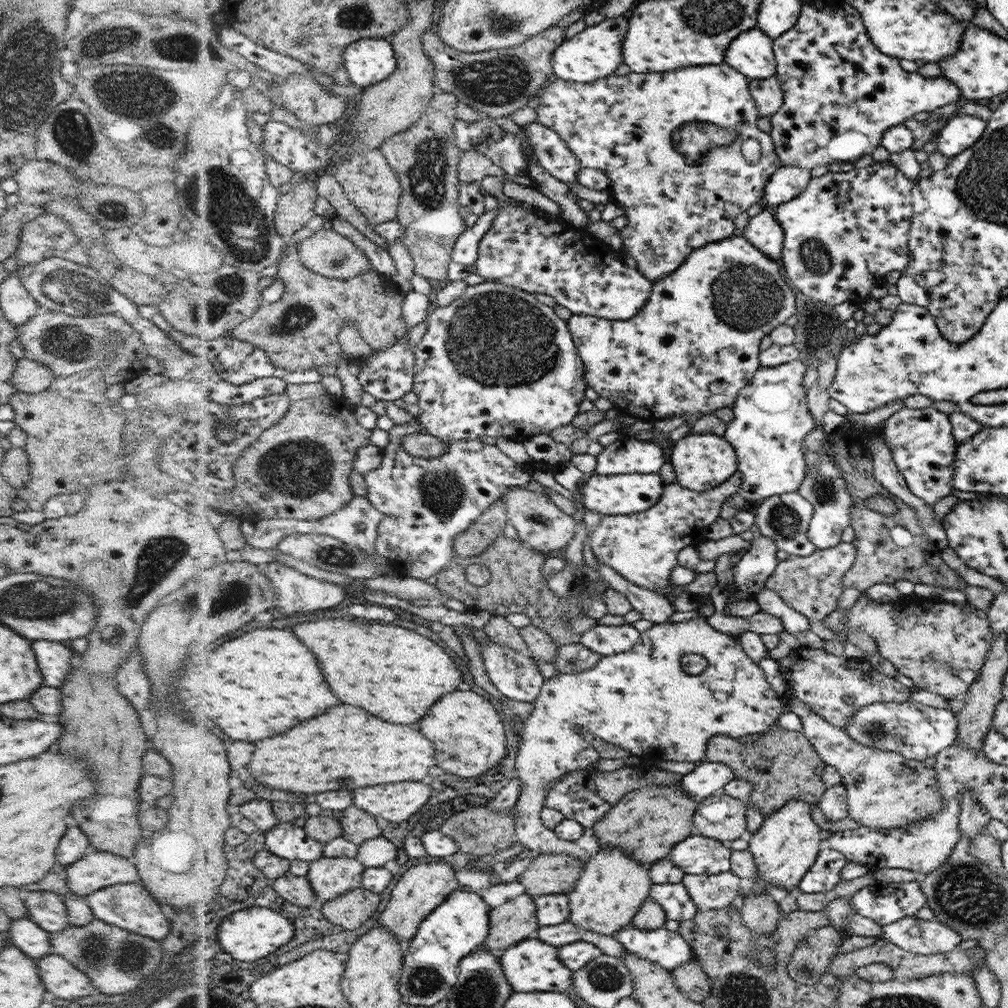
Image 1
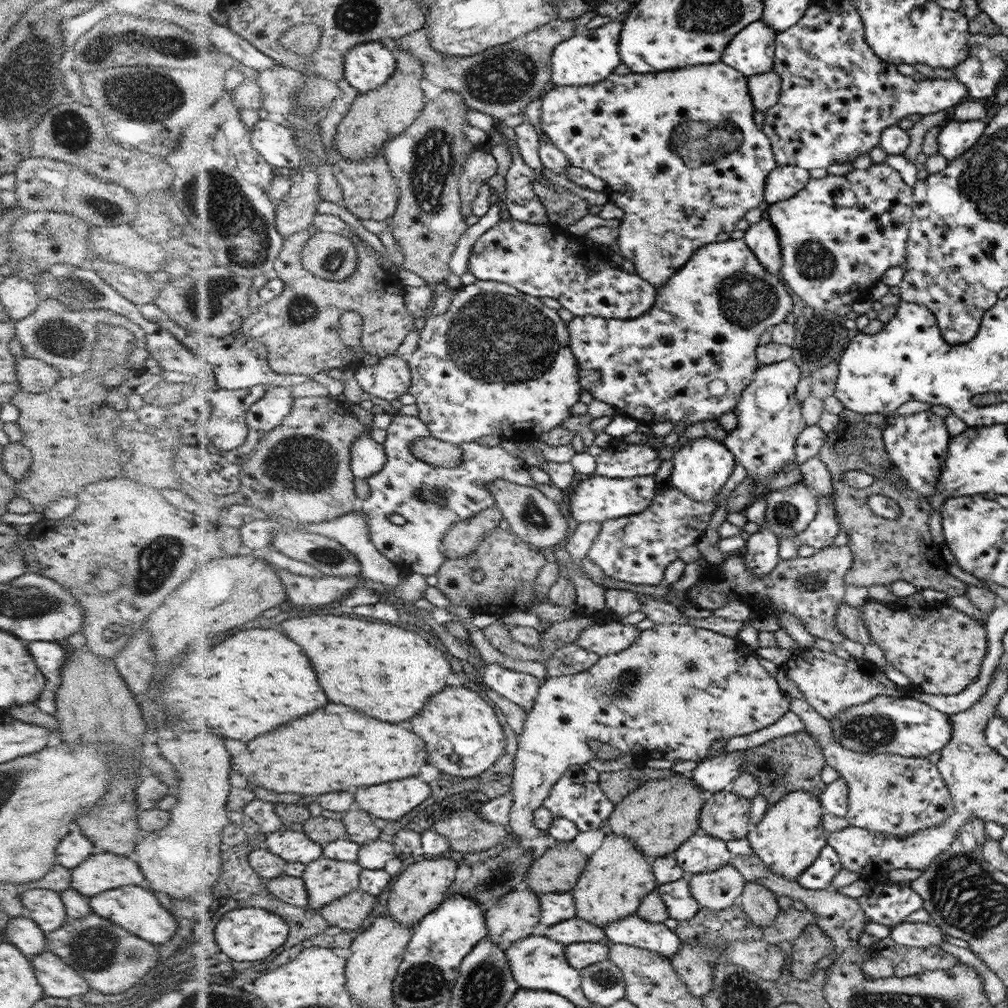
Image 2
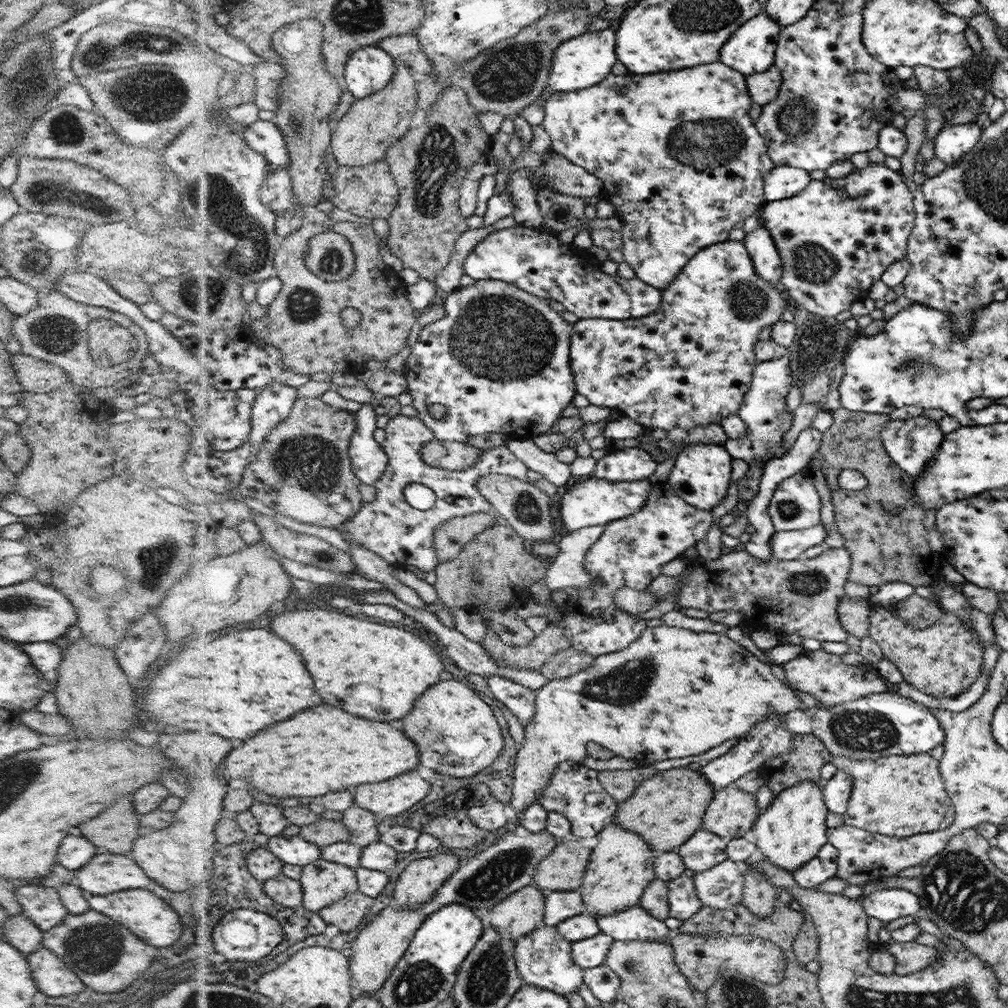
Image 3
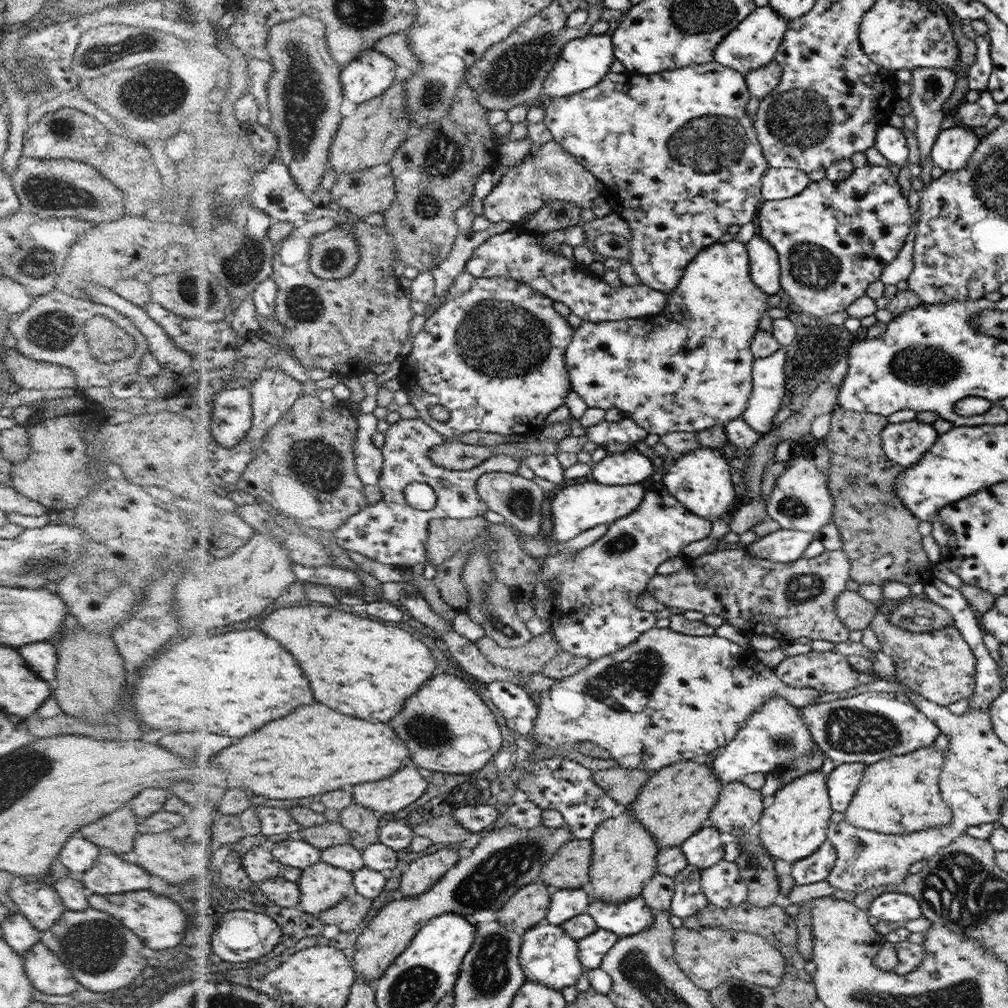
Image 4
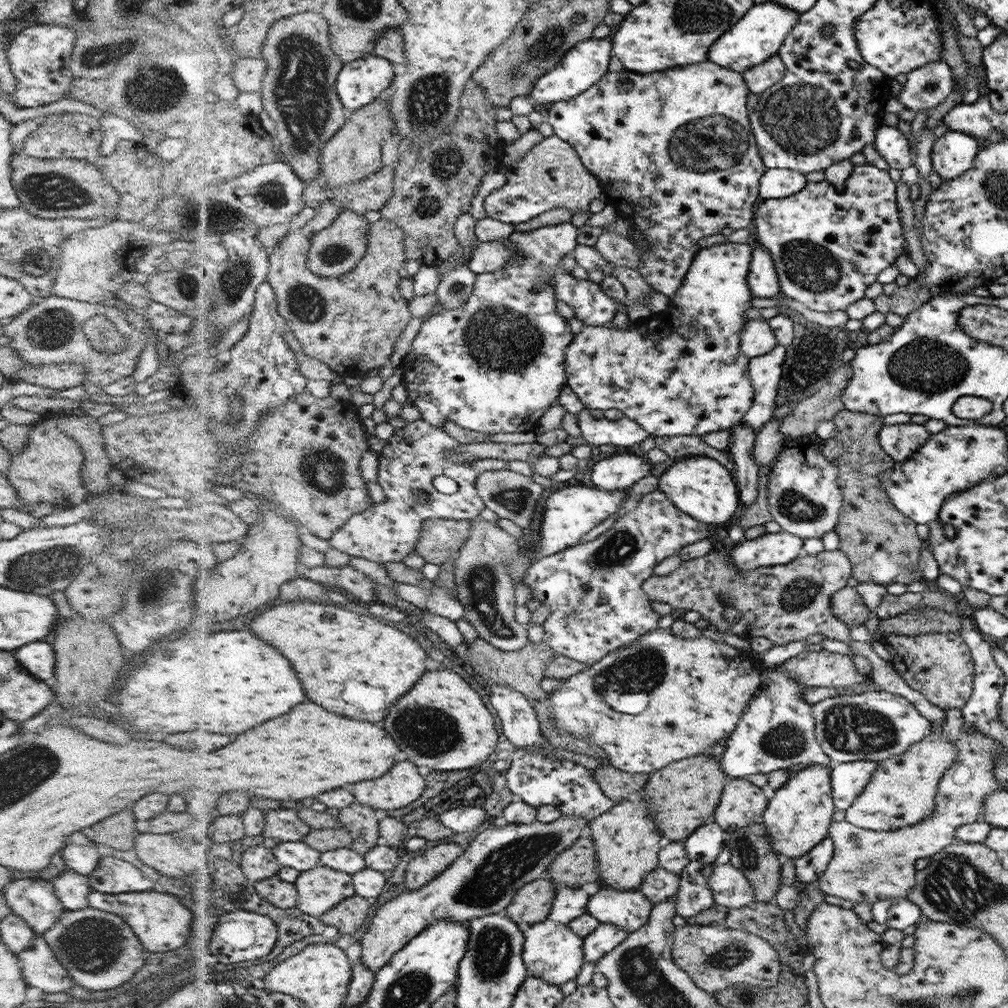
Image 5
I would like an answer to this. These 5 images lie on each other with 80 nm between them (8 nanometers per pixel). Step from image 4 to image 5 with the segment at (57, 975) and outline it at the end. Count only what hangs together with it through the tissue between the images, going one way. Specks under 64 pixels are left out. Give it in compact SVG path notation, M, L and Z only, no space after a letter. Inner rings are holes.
M36 935L31 945L17 955L21 961L22 976L31 989L54 994L72 986L71 976L42 935Z

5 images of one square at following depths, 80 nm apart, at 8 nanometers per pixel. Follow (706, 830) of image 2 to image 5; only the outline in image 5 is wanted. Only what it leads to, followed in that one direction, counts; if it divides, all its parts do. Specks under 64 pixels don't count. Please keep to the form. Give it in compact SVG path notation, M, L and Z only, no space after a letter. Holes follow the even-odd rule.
M744 777L731 779L725 786L721 803L712 816L726 832L738 830L753 822L762 823L762 815L769 801L763 791Z

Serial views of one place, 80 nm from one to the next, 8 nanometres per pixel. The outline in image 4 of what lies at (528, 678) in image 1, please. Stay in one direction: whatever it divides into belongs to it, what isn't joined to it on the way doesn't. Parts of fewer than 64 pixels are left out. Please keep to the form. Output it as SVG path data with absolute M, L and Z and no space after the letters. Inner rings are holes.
M494 681L486 686L485 693L498 710L504 713L506 725L512 733L532 736L537 723L539 706L529 697L529 691L516 684Z

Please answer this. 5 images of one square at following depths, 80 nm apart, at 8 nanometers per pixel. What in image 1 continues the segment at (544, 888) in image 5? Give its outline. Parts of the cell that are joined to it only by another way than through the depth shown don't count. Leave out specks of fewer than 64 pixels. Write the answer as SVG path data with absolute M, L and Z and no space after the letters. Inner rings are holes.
M525 892L490 909L489 936L482 948L500 954L509 946L530 939L540 927L535 898Z

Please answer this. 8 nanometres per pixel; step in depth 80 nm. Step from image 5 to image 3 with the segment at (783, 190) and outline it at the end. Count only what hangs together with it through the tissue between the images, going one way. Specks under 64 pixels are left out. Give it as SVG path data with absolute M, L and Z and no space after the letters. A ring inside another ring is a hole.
M775 166L765 177L765 197L767 202L781 201L796 197L809 186L809 171L792 166Z

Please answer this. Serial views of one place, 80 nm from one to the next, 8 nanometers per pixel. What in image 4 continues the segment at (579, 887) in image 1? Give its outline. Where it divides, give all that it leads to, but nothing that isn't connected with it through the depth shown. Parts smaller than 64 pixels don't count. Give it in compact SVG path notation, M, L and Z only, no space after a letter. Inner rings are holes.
M629 806L620 808L612 817L598 824L590 839L593 843L593 859L589 883L594 886L590 903L591 901L619 903L640 897L645 882L657 873L660 845L631 813Z

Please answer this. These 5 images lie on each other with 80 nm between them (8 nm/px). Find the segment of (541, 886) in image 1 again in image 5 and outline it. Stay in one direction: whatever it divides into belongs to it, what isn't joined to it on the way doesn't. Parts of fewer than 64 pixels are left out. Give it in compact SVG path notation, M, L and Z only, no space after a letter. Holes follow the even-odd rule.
M583 835L563 851L545 873L558 888L581 887L586 882L598 882L597 849L593 838Z

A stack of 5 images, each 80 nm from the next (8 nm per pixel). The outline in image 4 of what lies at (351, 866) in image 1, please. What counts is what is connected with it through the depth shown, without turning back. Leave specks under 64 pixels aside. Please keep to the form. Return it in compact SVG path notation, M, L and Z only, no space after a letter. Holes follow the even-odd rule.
M326 862L303 871L299 882L302 890L300 906L312 914L320 915L357 893L355 872Z

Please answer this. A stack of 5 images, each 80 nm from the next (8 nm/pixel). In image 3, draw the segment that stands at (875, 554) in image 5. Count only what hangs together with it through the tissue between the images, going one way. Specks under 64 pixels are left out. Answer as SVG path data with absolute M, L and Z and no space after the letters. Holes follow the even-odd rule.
M840 407L831 412L833 423L823 433L822 442L819 448L823 456L822 472L827 480L831 498L836 500L834 524L837 531L844 537L843 547L852 555L852 569L848 580L864 586L877 586L891 582L905 582L916 588L918 586L936 587L939 584L946 584L957 592L962 591L962 584L952 584L945 580L939 572L940 564L946 561L944 555L934 554L930 549L930 530L926 529L925 508L915 500L913 496L913 480L906 471L903 471L898 463L895 463L885 449L881 433L885 426L891 421L887 414L863 413ZM842 470L859 470L868 480L868 484L860 490L845 489L838 483L838 476ZM889 505L900 508L898 514L886 512Z

